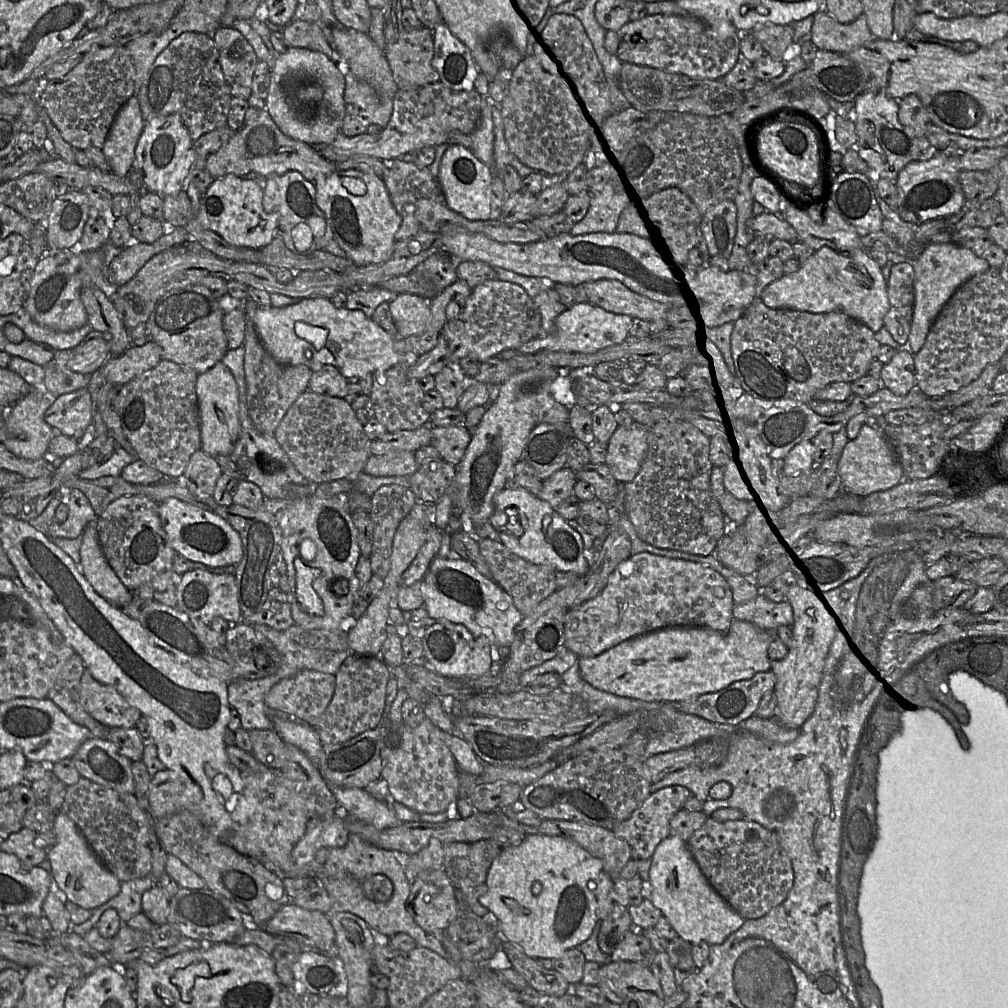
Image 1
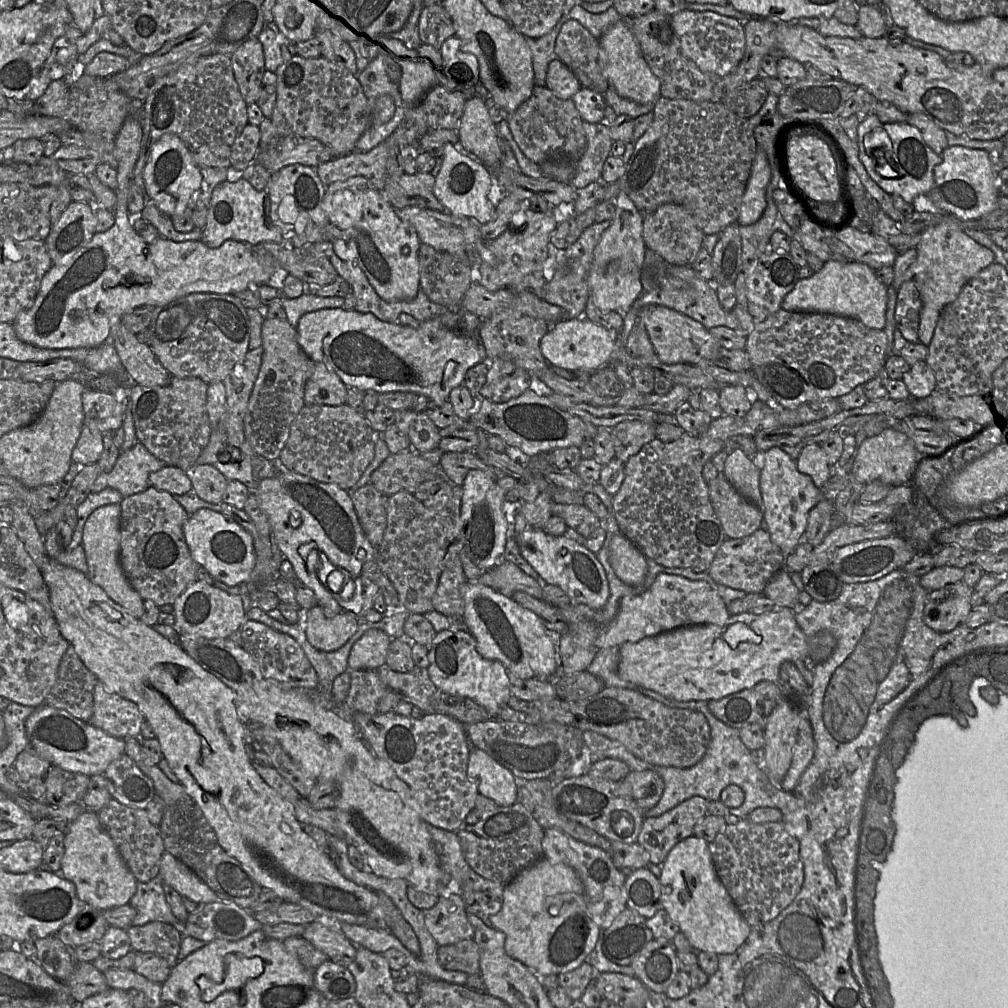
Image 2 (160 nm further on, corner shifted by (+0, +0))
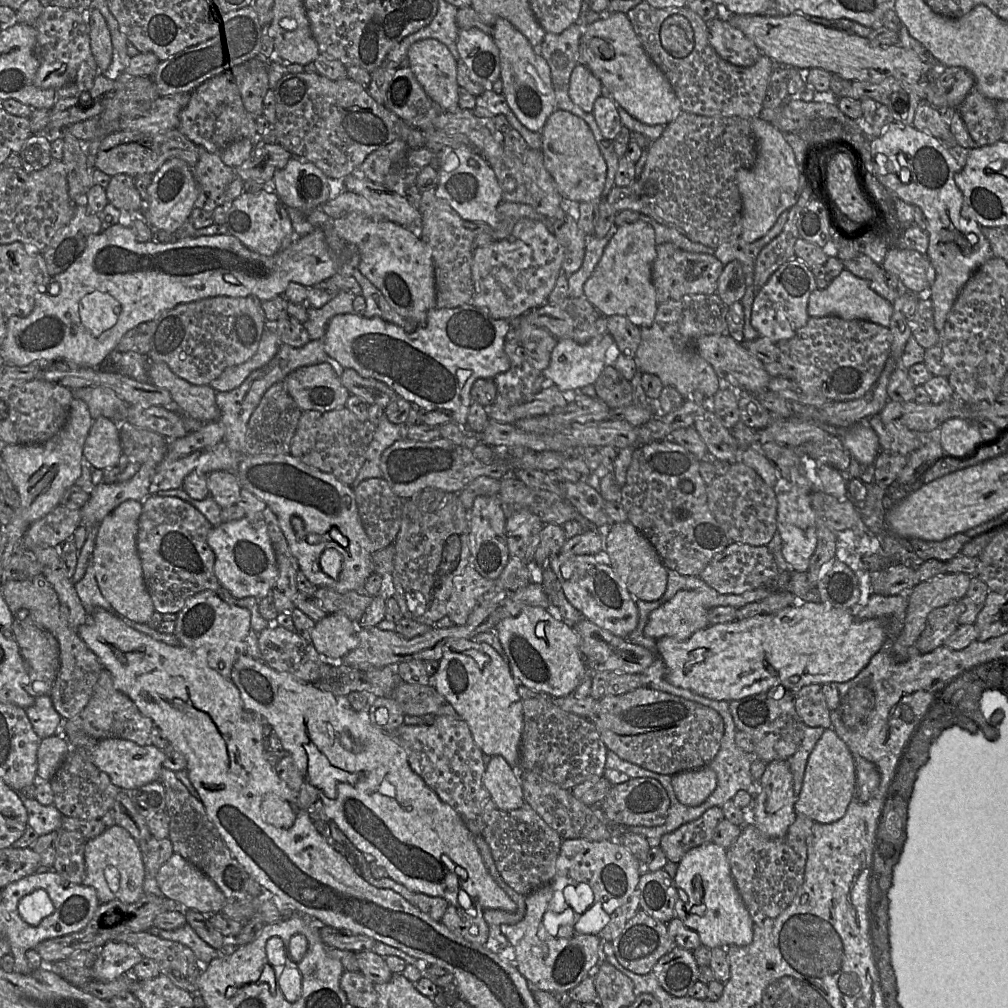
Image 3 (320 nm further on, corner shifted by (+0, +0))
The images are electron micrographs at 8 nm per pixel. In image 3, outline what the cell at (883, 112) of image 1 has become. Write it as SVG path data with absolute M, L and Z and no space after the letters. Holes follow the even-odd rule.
M893 122L881 136L871 139L869 154L873 165L873 175L882 186L907 204L919 207L926 217L926 232L929 236L926 256L936 273L935 280L928 291L928 297L933 303L935 327L938 331L942 331L948 314L971 275L993 257L990 244L982 234L980 225L961 215L963 196L955 183L955 175L962 168L945 143L918 130L913 125L902 123Z

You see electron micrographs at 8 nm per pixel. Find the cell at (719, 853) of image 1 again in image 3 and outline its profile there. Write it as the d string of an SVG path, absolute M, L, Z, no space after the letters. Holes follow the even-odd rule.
M797 816L783 838L772 839L748 822L742 827L737 841L726 850L736 887L754 925L763 925L764 920L775 919L793 901L804 881L807 839L814 823L805 816Z

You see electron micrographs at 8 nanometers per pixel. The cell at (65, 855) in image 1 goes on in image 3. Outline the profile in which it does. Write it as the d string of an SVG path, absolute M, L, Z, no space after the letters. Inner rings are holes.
M109 826L101 835L88 840L85 849L86 877L84 884L96 889L101 903L119 900L137 902L144 894L146 866L138 842L124 828Z

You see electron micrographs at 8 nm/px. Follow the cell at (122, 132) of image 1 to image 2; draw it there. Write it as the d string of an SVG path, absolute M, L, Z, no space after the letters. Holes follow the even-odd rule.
M130 113L114 140L114 157L118 186L115 190L117 203L114 209L115 223L107 231L96 233L93 238L62 264L53 264L42 279L33 305L22 311L13 321L19 340L43 349L71 349L96 347L108 341L111 327L129 310L150 305L166 305L192 293L235 295L258 285L276 286L285 273L274 258L261 248L228 240L217 248L210 248L201 240L174 242L164 237L146 242L133 228L128 211L127 197L132 182L134 166L141 150L142 126L140 113Z

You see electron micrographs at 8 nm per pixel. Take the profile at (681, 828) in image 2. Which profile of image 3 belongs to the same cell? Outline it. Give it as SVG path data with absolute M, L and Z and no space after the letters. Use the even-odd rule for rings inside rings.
M711 807L698 819L663 835L659 847L669 862L678 863L689 850L711 843L714 830L723 819L721 807Z

